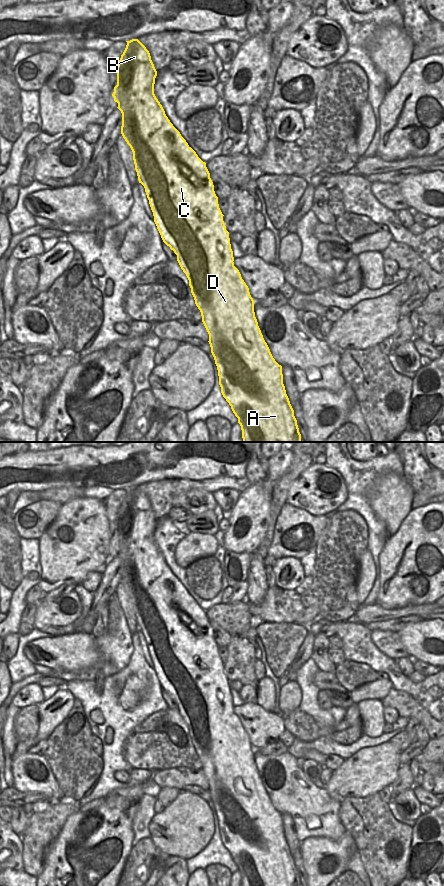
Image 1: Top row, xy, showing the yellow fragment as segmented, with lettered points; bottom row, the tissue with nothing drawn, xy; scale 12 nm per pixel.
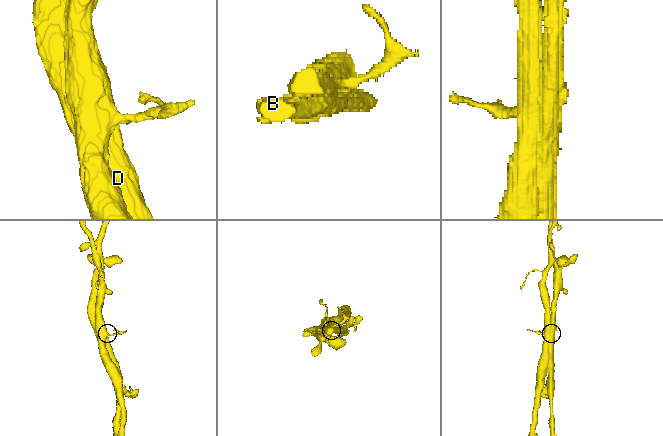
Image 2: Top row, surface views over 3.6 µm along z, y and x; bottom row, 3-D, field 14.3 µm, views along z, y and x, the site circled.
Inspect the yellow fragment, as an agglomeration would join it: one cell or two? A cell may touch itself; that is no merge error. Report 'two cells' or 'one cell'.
two cells

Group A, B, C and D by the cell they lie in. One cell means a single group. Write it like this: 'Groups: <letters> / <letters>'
Groups: A B D / C.

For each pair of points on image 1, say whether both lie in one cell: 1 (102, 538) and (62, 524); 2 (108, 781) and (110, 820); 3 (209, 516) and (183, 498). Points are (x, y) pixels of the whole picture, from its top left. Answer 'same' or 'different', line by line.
1: same
2: different
3: different

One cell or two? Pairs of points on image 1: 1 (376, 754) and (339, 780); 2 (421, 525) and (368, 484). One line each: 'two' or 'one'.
1: one
2: two

